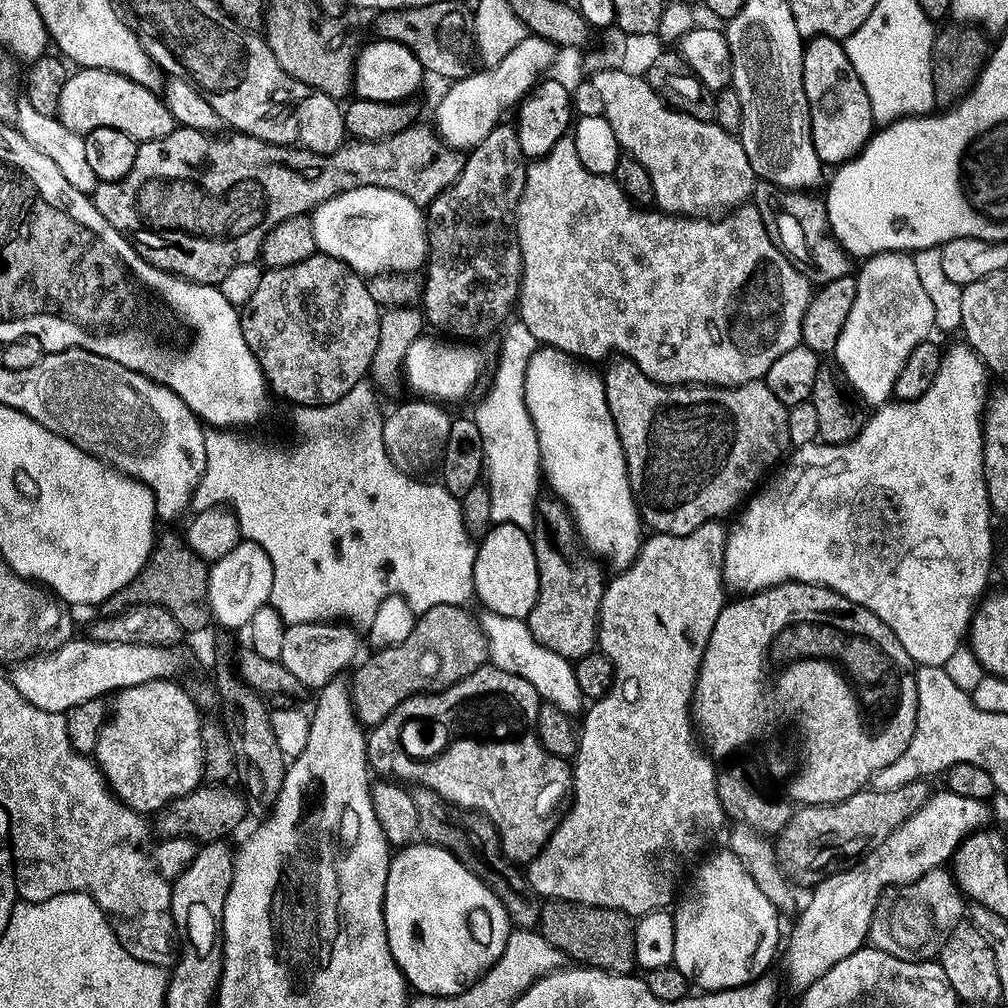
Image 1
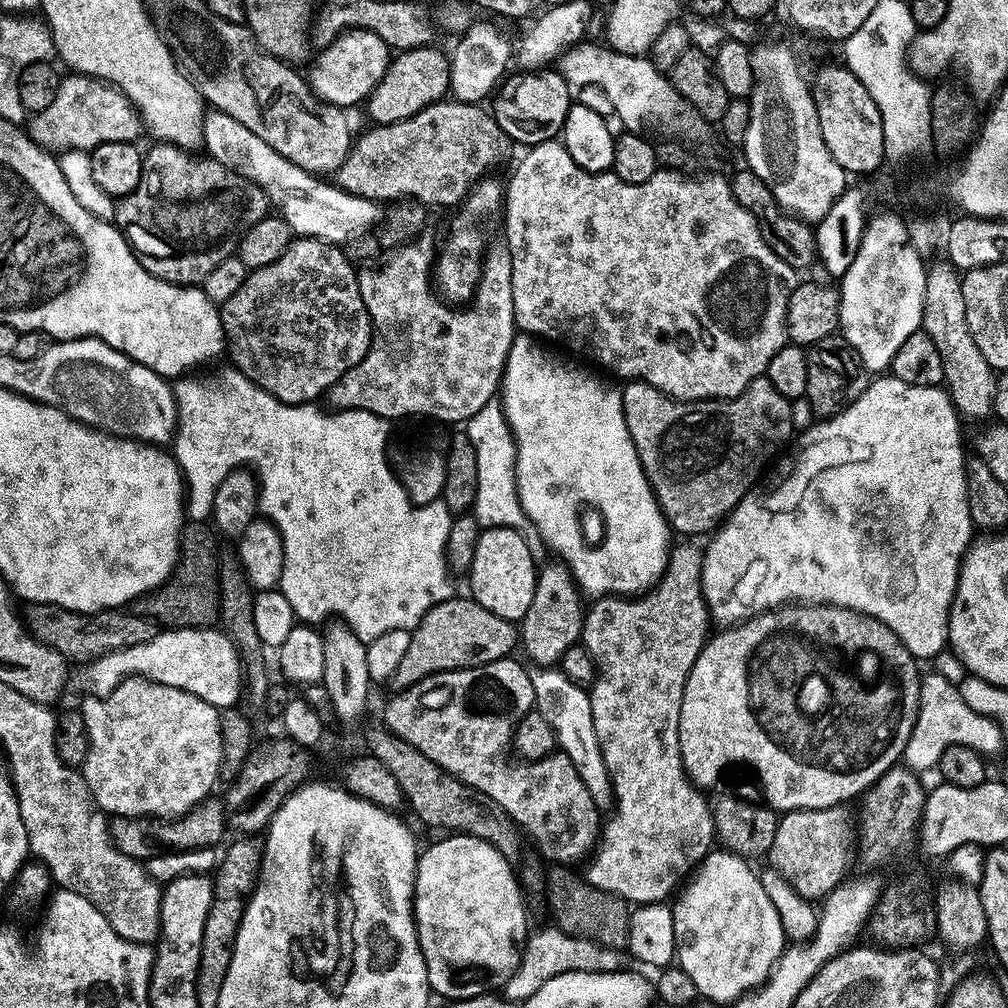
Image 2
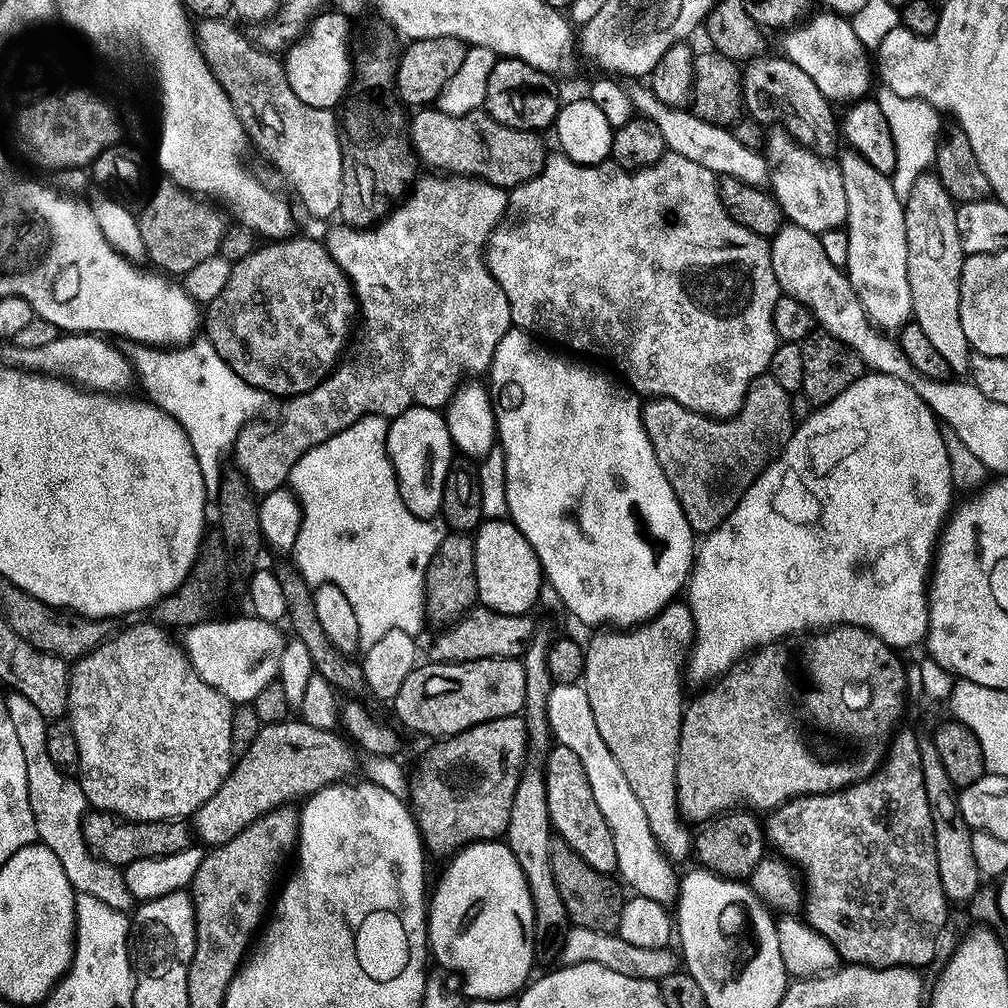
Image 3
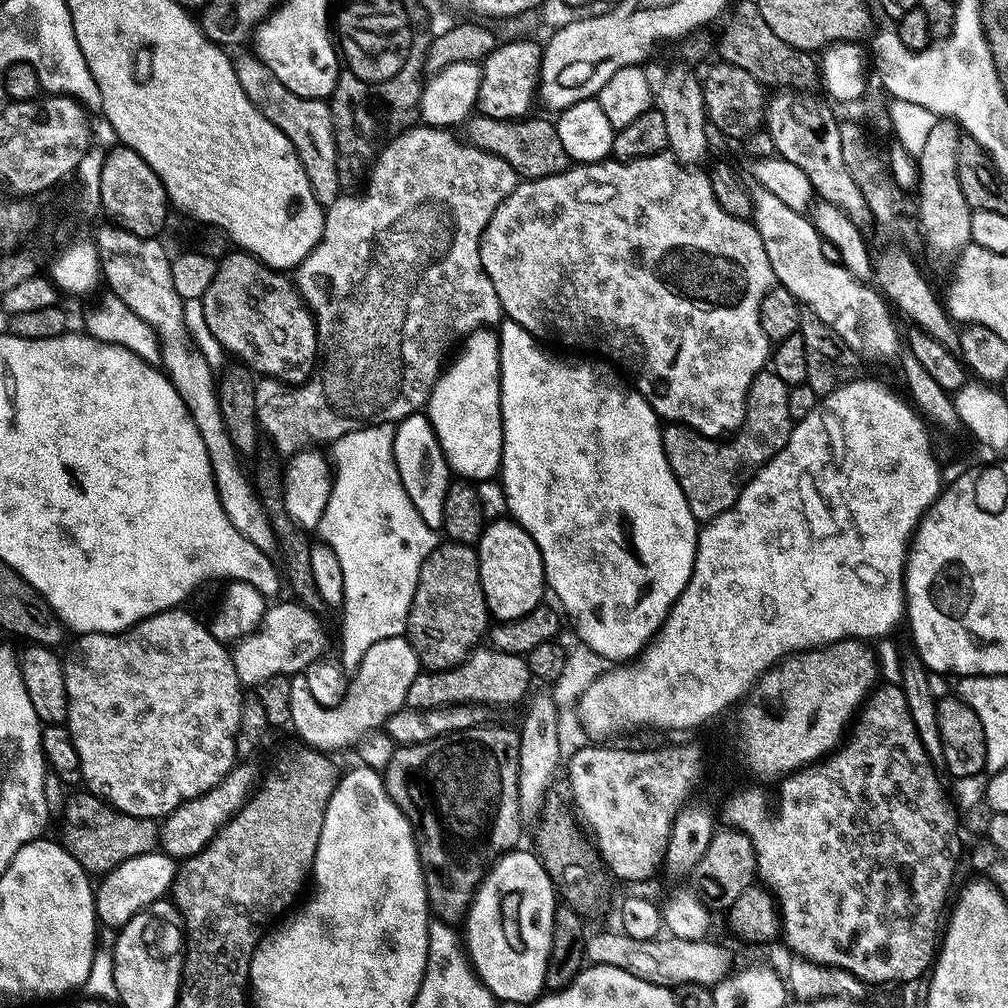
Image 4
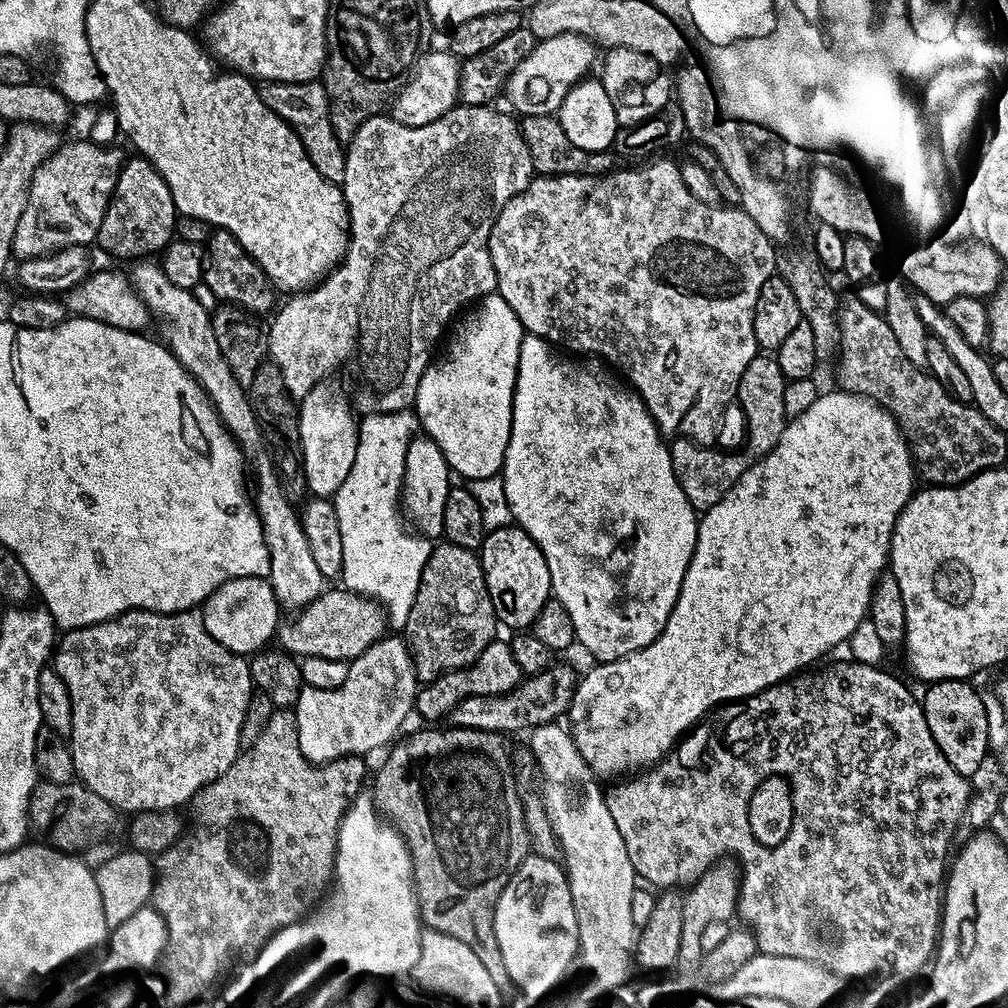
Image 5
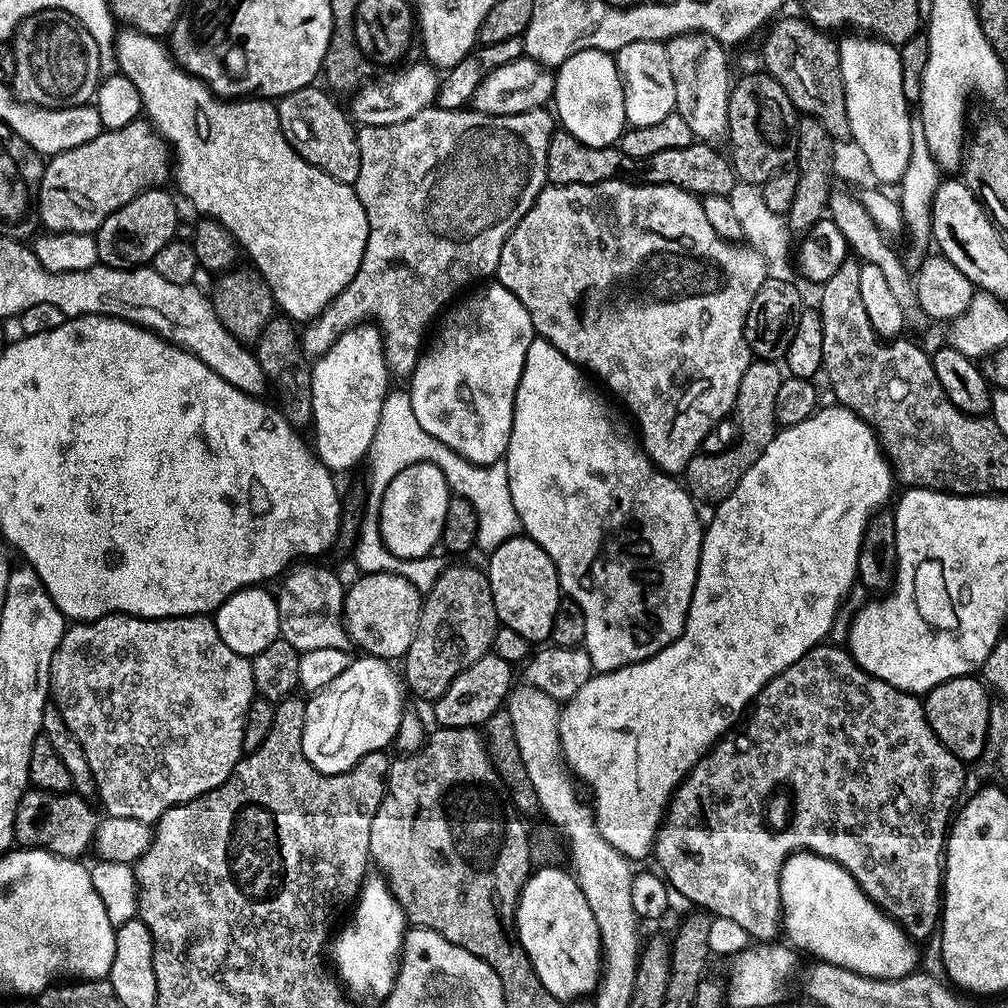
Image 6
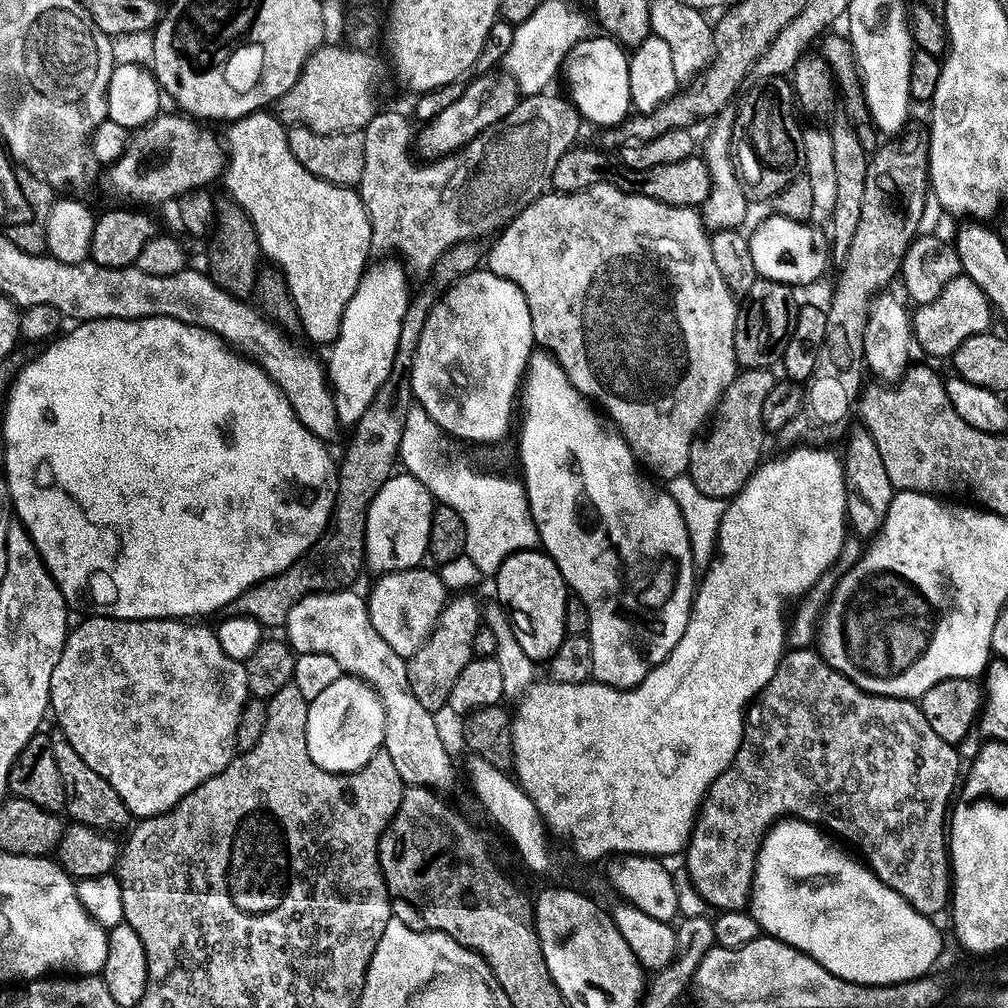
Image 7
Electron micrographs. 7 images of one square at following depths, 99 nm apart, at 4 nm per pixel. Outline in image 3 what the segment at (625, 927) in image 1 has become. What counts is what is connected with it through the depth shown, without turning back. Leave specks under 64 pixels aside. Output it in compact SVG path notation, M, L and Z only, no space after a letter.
M563 842L553 843L550 866L553 867L554 882L565 903L569 921L577 928L616 932L626 896L620 893L619 886L612 881L613 877L594 870L569 844Z

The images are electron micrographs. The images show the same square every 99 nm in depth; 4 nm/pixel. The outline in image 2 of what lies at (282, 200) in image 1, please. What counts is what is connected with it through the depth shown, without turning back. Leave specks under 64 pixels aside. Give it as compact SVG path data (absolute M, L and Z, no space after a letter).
M156 142L151 145L153 148L149 152L143 153L144 165L142 166L142 174L138 186L128 196L123 197L117 203L115 219L123 225L122 231L128 238L128 243L132 245L132 251L140 257L140 265L150 274L154 274L154 278L165 280L167 284L179 284L181 286L200 286L204 280L222 261L230 255L233 255L240 247L240 240L243 239L247 231L250 230L258 221L267 217L270 212L270 201L268 193L256 183L255 180L248 180L240 172L236 172L233 168L227 168L220 165L218 161L209 158L204 154L193 154L191 151L178 148L174 144L166 144Z

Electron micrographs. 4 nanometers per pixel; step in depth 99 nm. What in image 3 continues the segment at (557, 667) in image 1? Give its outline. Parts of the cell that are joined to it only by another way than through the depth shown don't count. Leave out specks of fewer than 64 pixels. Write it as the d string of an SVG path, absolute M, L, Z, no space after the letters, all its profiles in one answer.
M553 683L548 720L555 743L563 751L574 753L582 762L594 800L598 802L598 808L602 810L602 816L612 831L619 875L624 875L636 887L633 889L639 895L654 898L665 906L671 905L678 895L678 873L672 869L675 867L660 851L654 834L648 829L646 810L642 810L638 794L630 790L630 782L626 782L626 774L622 774L618 758L614 758L614 754L610 754L610 746L602 742L602 734L598 734L598 725L594 722L594 710L590 710L590 698L586 698L579 683Z

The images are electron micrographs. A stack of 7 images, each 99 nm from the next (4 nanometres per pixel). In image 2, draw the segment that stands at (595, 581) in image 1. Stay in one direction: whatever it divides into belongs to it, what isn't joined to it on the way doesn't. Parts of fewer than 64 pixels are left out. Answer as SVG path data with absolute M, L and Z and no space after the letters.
M558 560L545 563L537 573L534 599L530 602L530 609L520 621L520 644L532 660L532 664L539 667L553 667L570 648L579 643L584 628L584 602L582 593L577 587L572 573L567 565Z

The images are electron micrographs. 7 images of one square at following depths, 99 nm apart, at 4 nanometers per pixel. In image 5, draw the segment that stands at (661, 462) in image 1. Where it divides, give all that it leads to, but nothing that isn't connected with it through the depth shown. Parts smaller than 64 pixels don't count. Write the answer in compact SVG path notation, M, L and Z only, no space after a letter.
M758 354L746 367L736 392L736 400L744 408L749 408L746 426L746 450L738 454L722 454L717 448L702 447L686 438L673 439L669 445L671 465L674 466L675 477L682 486L683 493L693 509L705 512L713 508L725 497L730 489L740 480L741 474L756 463L768 452L769 445L758 440L755 424L768 424L772 420L773 437L784 432L786 417L783 410L783 390L786 381L778 366L775 355Z

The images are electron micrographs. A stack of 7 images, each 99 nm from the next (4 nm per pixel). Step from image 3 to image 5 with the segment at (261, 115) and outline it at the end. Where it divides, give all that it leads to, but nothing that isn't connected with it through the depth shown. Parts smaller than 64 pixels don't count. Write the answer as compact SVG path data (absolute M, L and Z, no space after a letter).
M268 82L260 88L260 97L278 118L282 118L296 132L296 137L302 142L310 162L332 184L343 185L346 174L344 161L345 145L334 134L330 114L328 113L328 95L323 83L309 82L307 84L278 84Z

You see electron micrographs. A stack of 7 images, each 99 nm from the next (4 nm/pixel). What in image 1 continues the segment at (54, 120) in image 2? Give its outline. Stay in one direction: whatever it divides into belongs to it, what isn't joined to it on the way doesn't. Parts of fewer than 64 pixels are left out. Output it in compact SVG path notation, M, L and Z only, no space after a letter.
M80 68L69 75L66 86L62 88L58 119L70 130L81 134L90 133L95 128L113 128L122 130L122 134L126 134L137 142L166 138L176 129L178 123L168 109L167 103L161 97L159 100L156 95L153 89L142 86L117 72L111 72L105 68Z

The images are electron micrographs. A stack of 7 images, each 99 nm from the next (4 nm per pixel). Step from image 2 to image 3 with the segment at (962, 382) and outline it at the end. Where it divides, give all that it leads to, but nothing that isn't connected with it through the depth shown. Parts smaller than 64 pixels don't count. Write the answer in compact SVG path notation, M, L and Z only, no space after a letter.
M927 172L919 176L914 187L904 201L906 242L908 246L908 282L912 296L912 318L922 327L926 338L937 348L938 354L946 359L953 372L969 371L971 365L971 344L961 326L961 274L966 255L961 244L956 224L956 204L949 193L941 186L940 179Z

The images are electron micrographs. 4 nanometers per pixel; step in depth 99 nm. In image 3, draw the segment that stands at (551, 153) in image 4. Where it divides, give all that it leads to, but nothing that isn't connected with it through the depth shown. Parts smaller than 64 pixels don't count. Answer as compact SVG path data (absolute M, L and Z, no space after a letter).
M424 106L417 112L420 113L417 116L413 115L410 120L410 144L414 152L417 152L415 155L421 161L424 159L432 167L429 169L437 173L475 176L490 184L497 184L499 188L511 190L519 184L530 182L530 178L534 178L544 169L544 164L549 158L550 149L544 145L545 137L541 133L502 126L493 116L483 110L466 113L464 116L451 116L440 112L436 106Z

